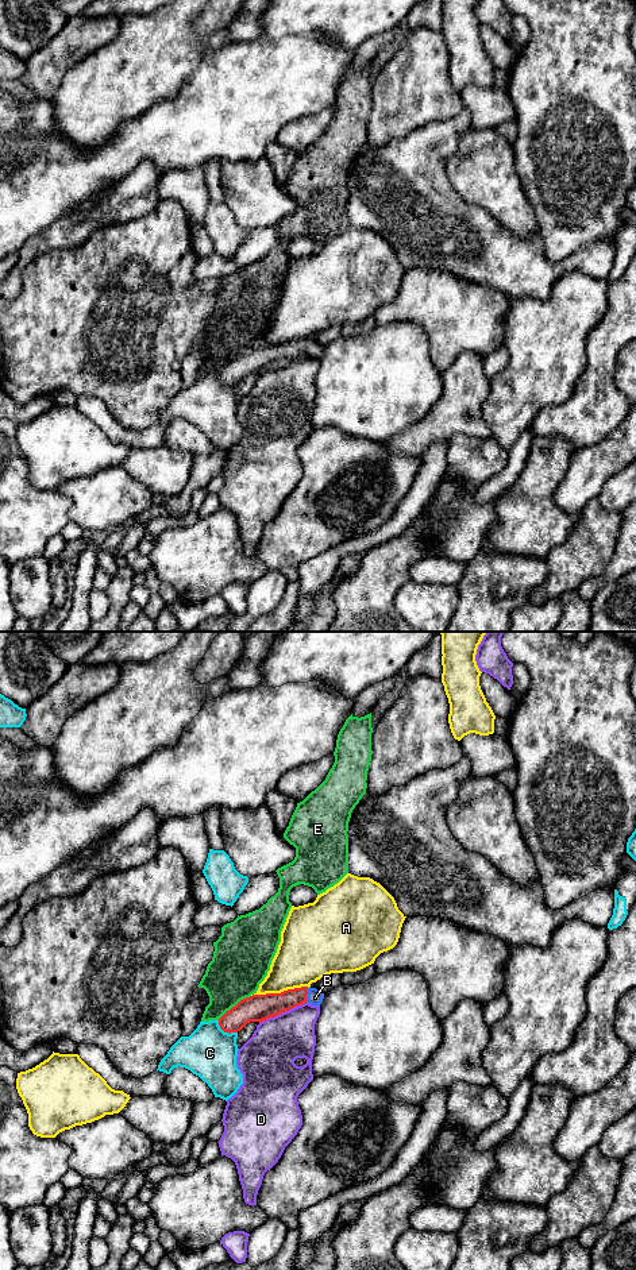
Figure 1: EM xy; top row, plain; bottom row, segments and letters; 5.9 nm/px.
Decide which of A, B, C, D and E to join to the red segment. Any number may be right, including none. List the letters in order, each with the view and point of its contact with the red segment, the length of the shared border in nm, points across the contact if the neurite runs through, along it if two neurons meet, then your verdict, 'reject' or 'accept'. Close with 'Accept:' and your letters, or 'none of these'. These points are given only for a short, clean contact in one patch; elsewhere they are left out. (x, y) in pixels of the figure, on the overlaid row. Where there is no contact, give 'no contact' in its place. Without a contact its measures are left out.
A: contact xy (281, 992); length 340 nm; reject
B: contact xy (307, 994); length 90 nm; way xy (268, 1006), (307, 994), (315, 998); accept
C: contact xy (224, 1031); length 150 nm; reject
D: contact xy (282, 1011); length 300 nm; reject
E: contact xy (235, 1006); length 240 nm; reject
Accept: B

